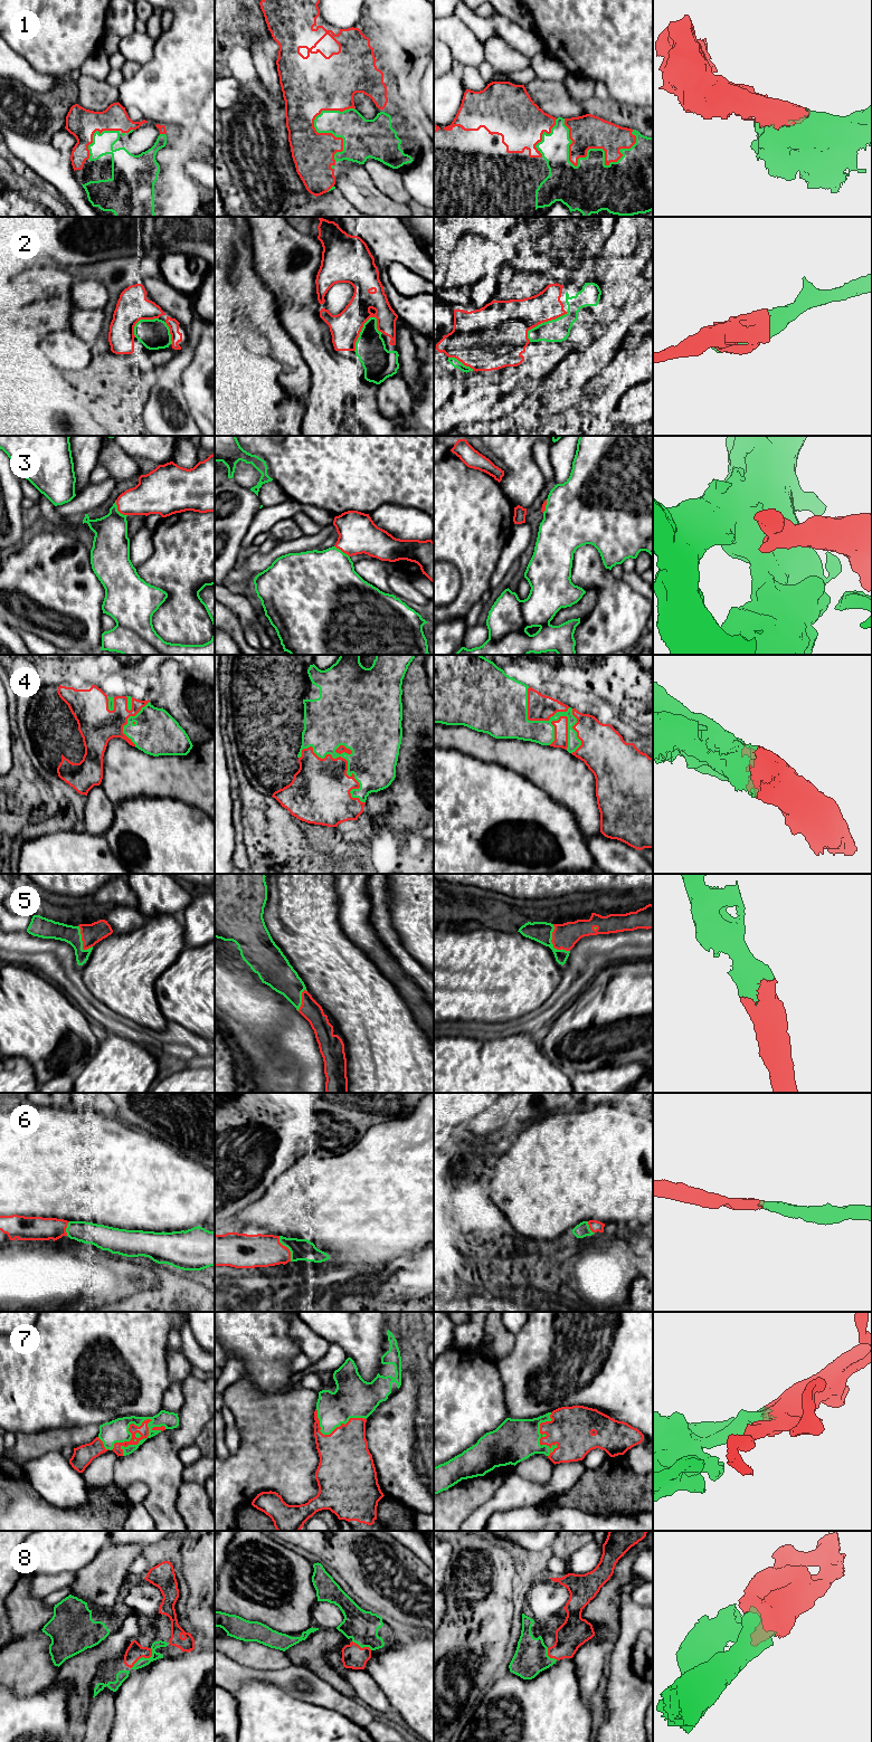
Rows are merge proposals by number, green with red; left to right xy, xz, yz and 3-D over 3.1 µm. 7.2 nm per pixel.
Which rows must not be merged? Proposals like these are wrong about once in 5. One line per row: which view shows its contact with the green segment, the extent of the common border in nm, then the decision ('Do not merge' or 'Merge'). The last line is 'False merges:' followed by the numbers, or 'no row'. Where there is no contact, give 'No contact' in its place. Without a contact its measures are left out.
1: Touches green in yz. Shared border 550 nm. Merge
2: Touches green in xz. Shared border 300 nm. Merge
3: Touches green in xy. Shared border 140 nm. Merge
4: Touches green in xz. Shared border 600 nm. Merge
5: Touches green in yz. Shared border 240 nm. Merge
6: Touches green in xz. Shared border 200 nm. Merge
7: Touches green in xy. Shared border 420 nm. Merge
8: Touches green in xy. Shared border 200 nm. Merge
False merges: no row

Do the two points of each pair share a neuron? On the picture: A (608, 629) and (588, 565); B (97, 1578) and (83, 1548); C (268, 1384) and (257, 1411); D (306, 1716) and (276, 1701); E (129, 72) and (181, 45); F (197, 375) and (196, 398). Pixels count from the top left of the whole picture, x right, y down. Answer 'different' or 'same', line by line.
A: same
B: different
C: different
D: same
E: different
F: same

